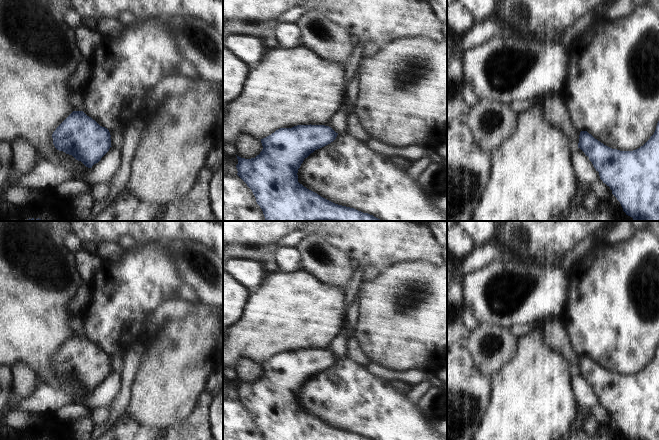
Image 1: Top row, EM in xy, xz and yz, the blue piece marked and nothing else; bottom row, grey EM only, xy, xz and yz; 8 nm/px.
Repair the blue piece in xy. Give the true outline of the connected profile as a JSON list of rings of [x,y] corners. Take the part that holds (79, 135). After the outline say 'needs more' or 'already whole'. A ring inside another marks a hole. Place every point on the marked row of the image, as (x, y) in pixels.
[[[73,111],[53,132],[53,144],[86,167],[98,163],[109,151],[111,135],[83,111]]]; already whole

